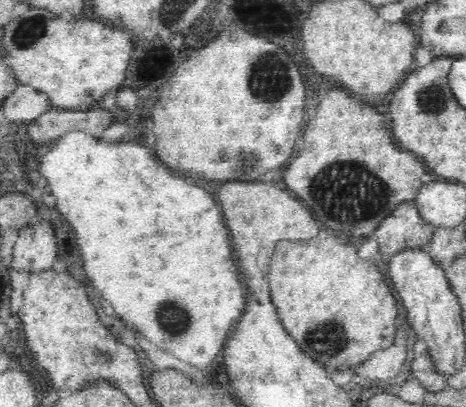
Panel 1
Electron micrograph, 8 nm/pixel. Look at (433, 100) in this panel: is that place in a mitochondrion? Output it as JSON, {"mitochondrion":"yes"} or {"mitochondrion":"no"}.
{"mitochondrion":"yes"}

